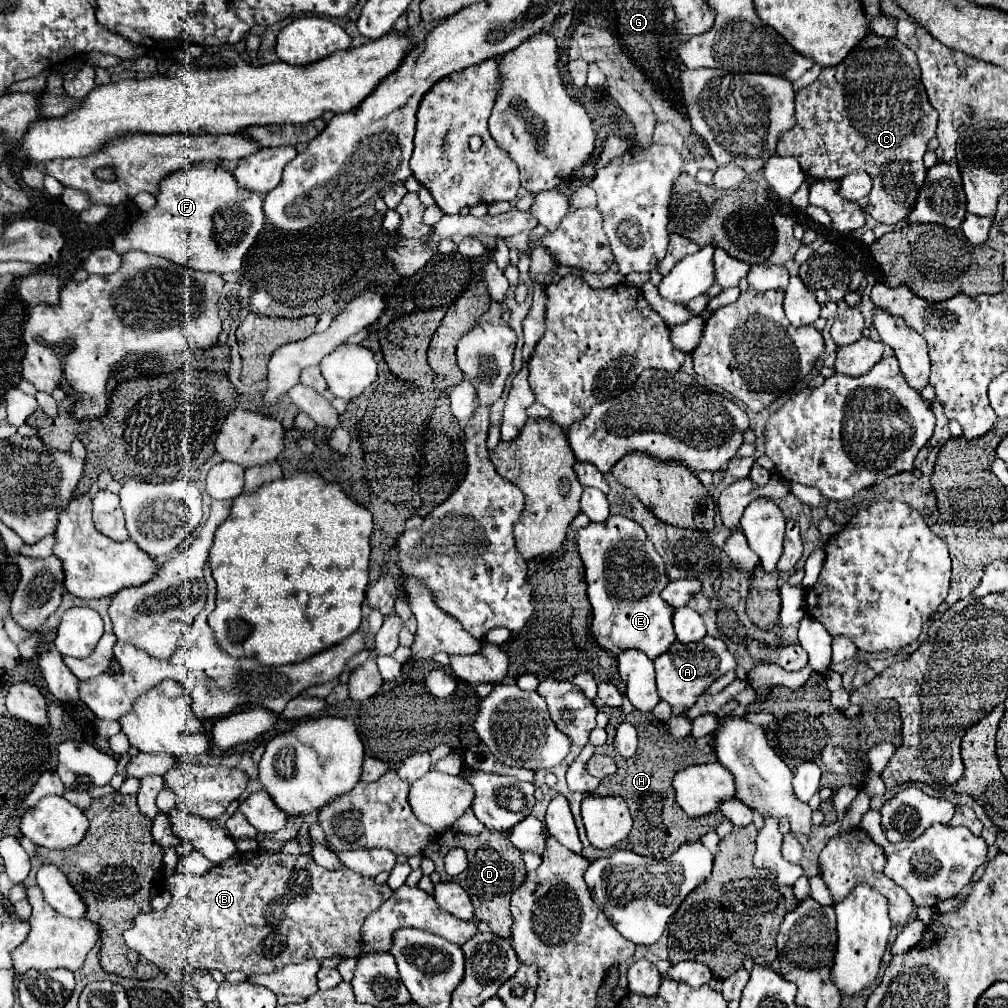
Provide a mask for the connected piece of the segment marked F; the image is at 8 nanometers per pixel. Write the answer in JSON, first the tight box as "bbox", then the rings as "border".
{"bbox":[112,162,265,274],"border":[[[202,162],[166,176],[160,182],[160,194],[156,196],[156,206],[144,212],[126,236],[116,236],[112,248],[118,254],[130,250],[144,250],[148,254],[162,256],[166,260],[202,272],[216,272],[216,274],[238,272],[242,268],[244,254],[254,244],[258,232],[264,228],[265,221],[262,196],[244,192],[236,184],[234,176],[226,172],[222,166],[214,162]]]}

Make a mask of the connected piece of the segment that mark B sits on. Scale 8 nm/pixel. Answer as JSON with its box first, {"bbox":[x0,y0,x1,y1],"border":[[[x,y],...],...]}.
{"bbox":[124,850,388,982],"border":[[[266,850],[238,852],[204,874],[176,872],[166,880],[166,888],[172,894],[170,906],[136,916],[134,926],[124,932],[124,940],[140,956],[156,964],[170,982],[182,982],[188,968],[214,968],[222,974],[238,970],[252,976],[272,974],[306,958],[356,958],[364,918],[388,898],[384,886],[376,886],[372,878],[348,868],[332,872],[318,866],[310,856],[274,854]]]}

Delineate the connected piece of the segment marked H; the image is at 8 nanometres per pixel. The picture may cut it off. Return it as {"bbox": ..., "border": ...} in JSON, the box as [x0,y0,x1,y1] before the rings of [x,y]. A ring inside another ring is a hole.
{"bbox":[592,706,720,858],"border":[[[606,706],[604,712],[610,714],[610,722],[606,726],[608,732],[608,742],[598,748],[596,752],[610,756],[618,770],[612,776],[606,776],[600,780],[600,786],[592,794],[604,794],[604,796],[622,796],[628,802],[628,808],[634,816],[634,830],[630,832],[630,838],[626,838],[624,848],[642,854],[642,856],[652,856],[652,858],[668,858],[674,854],[684,842],[696,842],[702,834],[714,830],[720,824],[720,812],[712,812],[700,818],[690,818],[684,814],[684,810],[676,804],[674,800],[674,788],[672,788],[672,778],[678,770],[686,768],[692,764],[692,758],[696,758],[696,764],[700,762],[712,762],[714,760],[714,748],[704,746],[696,748],[696,740],[692,736],[686,736],[682,740],[676,740],[668,734],[668,728],[664,722],[654,720],[652,714],[640,714],[640,710],[632,714],[624,714],[622,708],[610,708]],[[620,722],[632,722],[634,728],[638,730],[638,750],[632,758],[624,760],[622,756],[616,754],[612,742],[614,742],[614,732]]]}

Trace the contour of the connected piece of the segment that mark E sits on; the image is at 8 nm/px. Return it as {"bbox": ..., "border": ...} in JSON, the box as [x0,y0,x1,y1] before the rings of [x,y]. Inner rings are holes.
{"bbox":[576,516,676,660],"border":[[[610,516],[604,522],[590,522],[588,526],[578,528],[576,544],[578,544],[578,552],[580,552],[580,558],[586,568],[588,600],[592,604],[592,614],[594,614],[592,634],[594,634],[596,642],[612,652],[620,652],[626,648],[644,650],[650,660],[664,654],[676,640],[676,634],[672,628],[674,608],[668,606],[660,598],[660,592],[668,584],[666,574],[664,574],[664,562],[662,562],[660,554],[654,550],[652,542],[646,538],[646,532],[642,530],[642,526],[624,516]]]}

